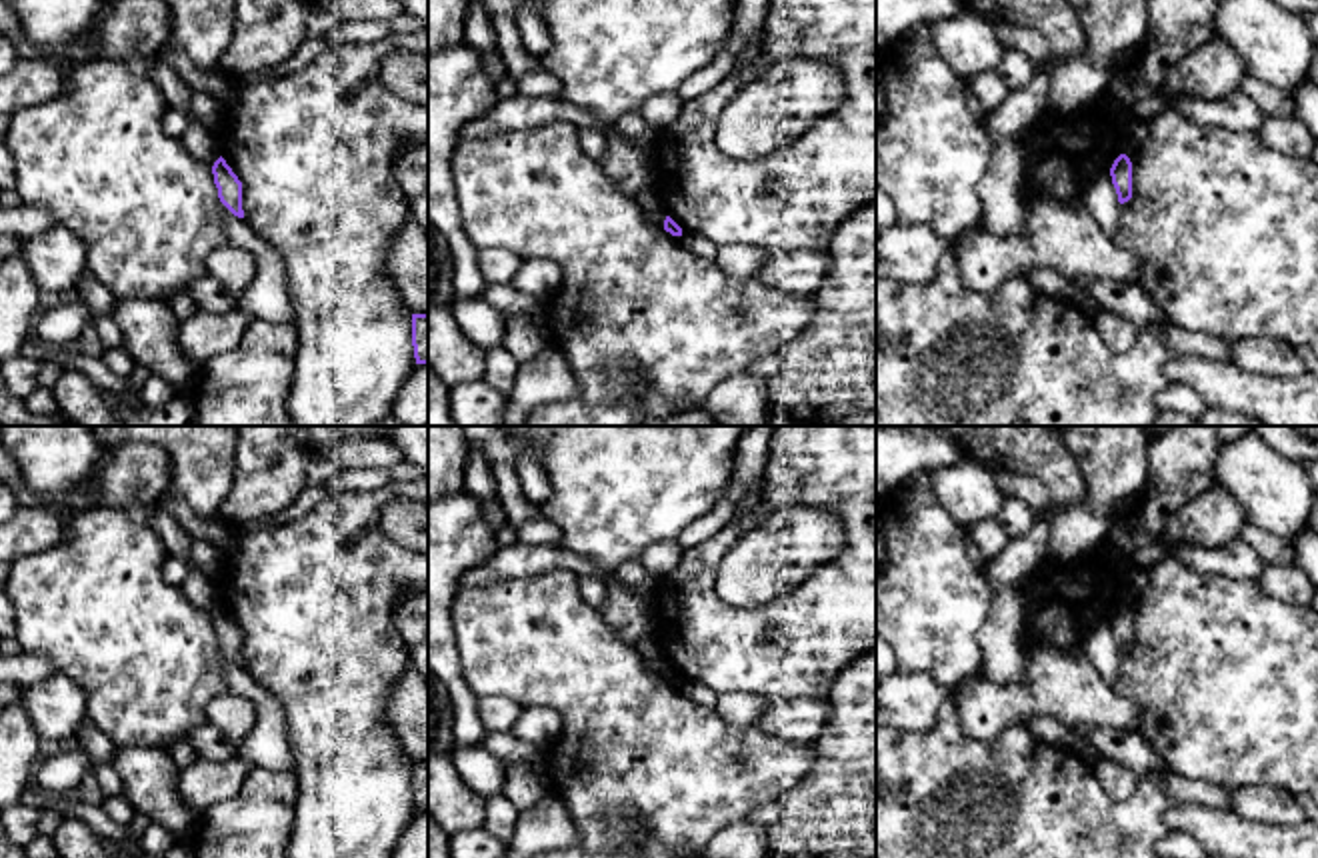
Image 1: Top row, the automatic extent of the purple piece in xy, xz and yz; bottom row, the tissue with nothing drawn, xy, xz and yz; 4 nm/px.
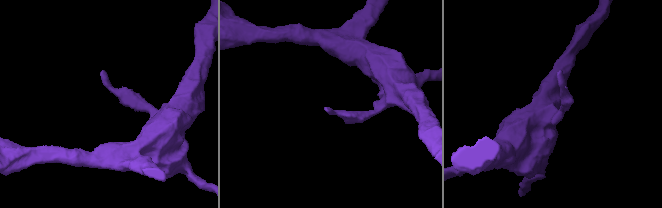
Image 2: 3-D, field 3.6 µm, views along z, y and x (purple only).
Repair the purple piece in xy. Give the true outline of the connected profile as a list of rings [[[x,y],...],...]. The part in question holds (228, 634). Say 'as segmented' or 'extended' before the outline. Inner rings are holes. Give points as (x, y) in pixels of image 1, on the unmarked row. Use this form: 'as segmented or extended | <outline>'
extended | [[[160,506],[154,510],[152,528],[164,542],[168,556],[182,558],[188,564],[188,574],[182,584],[184,596],[212,616],[214,632],[220,650],[238,666],[242,658],[242,630],[220,604],[216,580],[202,574],[190,560],[192,536],[174,520],[174,516]]]

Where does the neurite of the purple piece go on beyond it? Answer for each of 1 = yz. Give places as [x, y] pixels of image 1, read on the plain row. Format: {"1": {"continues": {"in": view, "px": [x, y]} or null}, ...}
{"1": {"continues": null}}

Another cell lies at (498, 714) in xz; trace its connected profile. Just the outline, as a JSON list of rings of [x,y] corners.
[[[478,698],[478,716],[488,732],[510,732],[520,714],[522,706],[516,704],[512,698]]]

